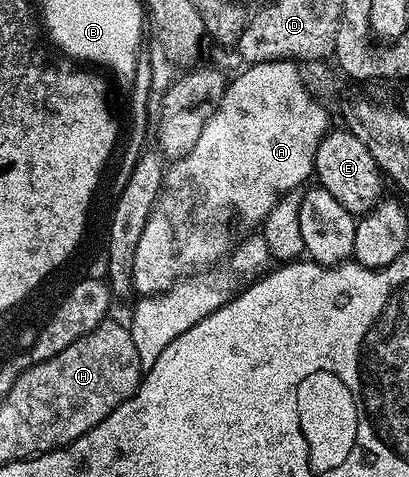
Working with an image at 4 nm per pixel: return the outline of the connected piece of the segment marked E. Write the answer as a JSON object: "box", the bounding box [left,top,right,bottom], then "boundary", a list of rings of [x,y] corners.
{"box":[313,129,385,217],"boundary":[[[331,129],[323,136],[321,145],[317,145],[313,175],[318,186],[328,190],[356,217],[362,217],[372,211],[384,194],[385,179],[375,164],[373,153],[369,153],[369,149],[365,149],[365,144],[357,141],[357,137],[353,137],[353,133],[346,129]]]}

